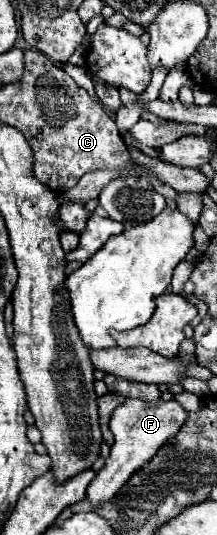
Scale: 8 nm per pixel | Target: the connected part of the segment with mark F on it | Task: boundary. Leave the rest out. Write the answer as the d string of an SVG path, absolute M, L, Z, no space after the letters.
M126 400L124 406L114 410L110 420L110 430L114 434L114 446L110 450L110 456L106 460L106 466L96 474L92 484L86 490L86 498L92 504L92 508L100 508L106 502L112 502L120 488L132 478L136 470L140 470L154 454L156 450L174 434L180 430L180 426L188 420L188 412L182 410L182 406L176 400L170 402L138 402L138 400Z

